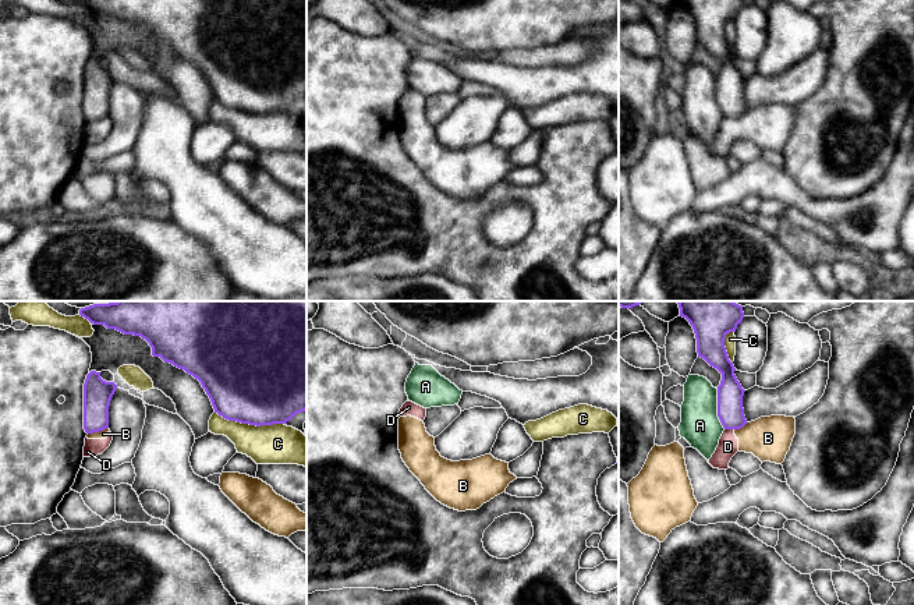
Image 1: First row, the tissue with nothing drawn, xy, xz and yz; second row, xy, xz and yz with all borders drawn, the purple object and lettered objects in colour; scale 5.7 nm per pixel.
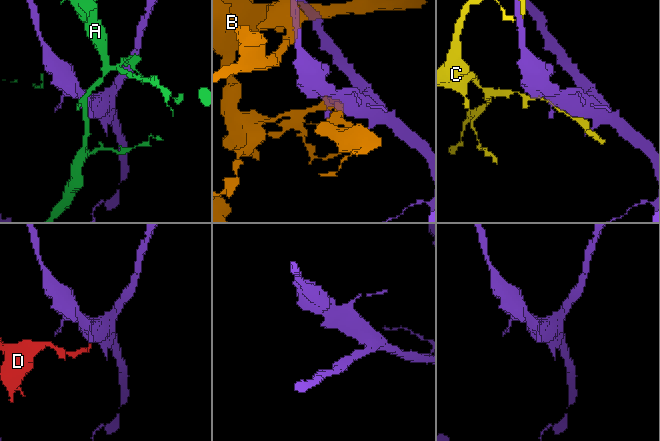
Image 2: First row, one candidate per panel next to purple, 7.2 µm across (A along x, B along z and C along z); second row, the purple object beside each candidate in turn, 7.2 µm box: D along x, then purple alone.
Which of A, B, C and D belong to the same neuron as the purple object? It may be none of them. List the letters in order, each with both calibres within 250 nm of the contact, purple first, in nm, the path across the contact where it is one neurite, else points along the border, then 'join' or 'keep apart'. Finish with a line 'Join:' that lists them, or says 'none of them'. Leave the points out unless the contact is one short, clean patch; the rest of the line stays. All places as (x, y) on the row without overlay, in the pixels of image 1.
A: calibres 150 and 220 nm; keep apart
B: calibres 160 and 50 nm; keep apart
C: calibres 500 and 240 nm; keep apart
D: calibres 150 and 120 nm; border yz (725, 116), (733, 117); keep apart
Join: none of them

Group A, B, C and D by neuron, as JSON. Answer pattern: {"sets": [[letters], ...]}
{"sets": [["A"], ["B", "D"], ["C"]]}

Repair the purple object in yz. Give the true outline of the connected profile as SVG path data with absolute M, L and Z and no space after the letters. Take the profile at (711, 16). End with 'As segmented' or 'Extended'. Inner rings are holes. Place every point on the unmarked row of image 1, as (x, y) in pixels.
M680 0L694 17L698 45L722 61L718 74L718 105L725 117L740 117L747 112L743 84L744 77L734 63L734 53L729 47L725 26L736 20L744 0Z. As segmented

